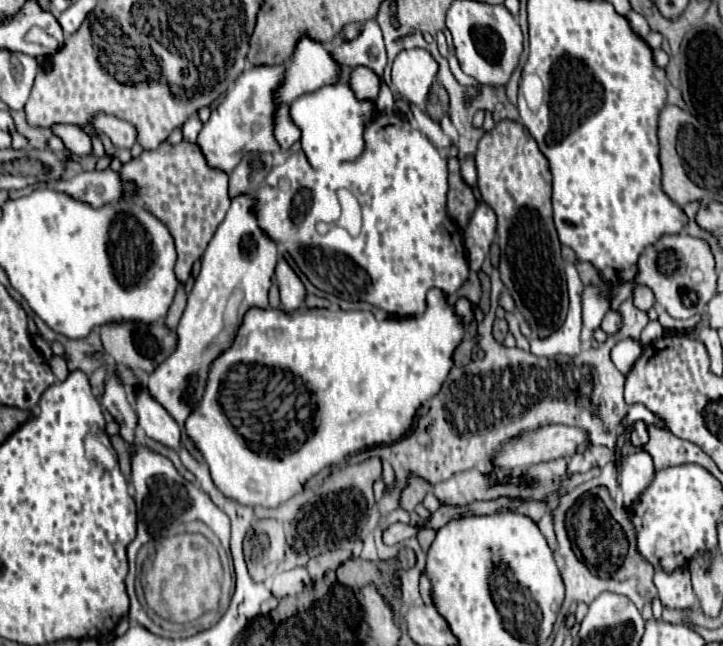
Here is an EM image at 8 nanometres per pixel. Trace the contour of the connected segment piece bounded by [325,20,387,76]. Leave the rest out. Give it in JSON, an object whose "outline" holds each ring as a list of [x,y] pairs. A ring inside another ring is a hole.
{"outline":[[[367,20],[363,24],[363,30],[345,40],[335,40],[331,44],[325,46],[333,60],[337,60],[343,66],[365,66],[369,70],[373,70],[375,74],[383,76],[383,68],[387,64],[387,54],[385,54],[385,42],[383,42],[383,34],[381,28],[375,20]]]}

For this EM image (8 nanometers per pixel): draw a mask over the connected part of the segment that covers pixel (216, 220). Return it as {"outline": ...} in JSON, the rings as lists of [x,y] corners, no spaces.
{"outline":[[[179,142],[175,146],[161,144],[157,150],[145,150],[139,158],[127,162],[121,172],[125,172],[129,180],[137,180],[137,184],[141,184],[141,192],[137,192],[139,198],[171,230],[179,254],[175,274],[181,282],[185,282],[191,274],[193,262],[203,256],[213,232],[229,210],[229,176],[209,168],[205,160],[201,160],[197,144],[189,142]]]}

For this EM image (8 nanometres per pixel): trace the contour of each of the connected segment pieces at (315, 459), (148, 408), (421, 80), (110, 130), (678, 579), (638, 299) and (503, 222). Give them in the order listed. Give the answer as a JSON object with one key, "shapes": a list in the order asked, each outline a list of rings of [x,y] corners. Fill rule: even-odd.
{"shapes":[[[[437,288],[429,290],[425,312],[421,316],[409,318],[377,320],[367,310],[309,310],[307,306],[301,306],[293,316],[285,316],[285,312],[281,312],[279,308],[265,312],[253,308],[253,312],[245,314],[241,332],[237,332],[233,348],[229,348],[229,352],[223,352],[213,362],[213,372],[209,372],[209,384],[205,388],[201,406],[197,406],[197,412],[193,412],[193,416],[189,416],[189,420],[185,422],[187,434],[195,440],[197,448],[201,450],[211,470],[211,478],[223,496],[239,502],[241,506],[277,508],[283,502],[291,500],[295,494],[299,494],[305,482],[319,474],[323,468],[337,466],[349,454],[369,448],[373,444],[391,444],[405,436],[413,424],[419,406],[441,390],[441,384],[453,368],[453,352],[463,342],[465,332],[467,326],[463,324],[455,306],[449,304],[445,292]],[[239,362],[255,362],[269,368],[289,370],[295,376],[299,376],[305,382],[305,386],[313,392],[313,402],[317,404],[313,420],[317,424],[317,430],[313,438],[307,440],[297,452],[285,452],[279,458],[257,454],[229,424],[219,404],[219,378]]],[[[141,388],[135,396],[135,406],[137,406],[137,418],[139,418],[139,428],[145,430],[145,434],[167,448],[179,450],[181,448],[181,428],[179,424],[157,404],[155,400],[149,400],[149,394],[145,388]]],[[[421,48],[401,50],[393,62],[393,88],[409,102],[425,106],[429,90],[437,80],[437,60]]],[[[95,114],[93,120],[91,120],[93,128],[95,130],[101,130],[105,132],[111,140],[137,140],[137,130],[133,124],[125,122],[125,120],[119,120],[115,116],[109,116],[109,114]]],[[[655,572],[655,586],[659,590],[663,606],[675,610],[695,608],[695,596],[689,584],[689,572],[677,572],[677,576],[665,576],[665,572]]],[[[637,286],[635,288],[635,294],[633,294],[633,302],[639,310],[649,310],[653,304],[655,304],[655,296],[653,296],[653,290],[647,288],[647,286]]],[[[501,120],[495,124],[491,132],[485,132],[485,136],[479,142],[475,160],[477,160],[477,172],[479,172],[477,186],[481,192],[481,202],[489,204],[497,214],[497,244],[501,248],[501,264],[499,264],[501,280],[511,292],[515,300],[515,308],[525,318],[529,328],[539,338],[547,338],[561,328],[569,308],[567,284],[565,284],[565,262],[561,258],[561,244],[559,244],[557,230],[553,226],[553,216],[551,216],[549,162],[541,154],[529,130],[523,124],[513,120]]]]}

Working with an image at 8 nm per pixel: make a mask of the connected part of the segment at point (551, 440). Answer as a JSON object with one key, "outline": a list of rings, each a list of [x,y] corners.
{"outline":[[[543,426],[537,432],[527,432],[517,440],[509,440],[501,452],[493,458],[505,468],[529,468],[533,464],[573,456],[585,450],[589,444],[589,432],[571,426]]]}

